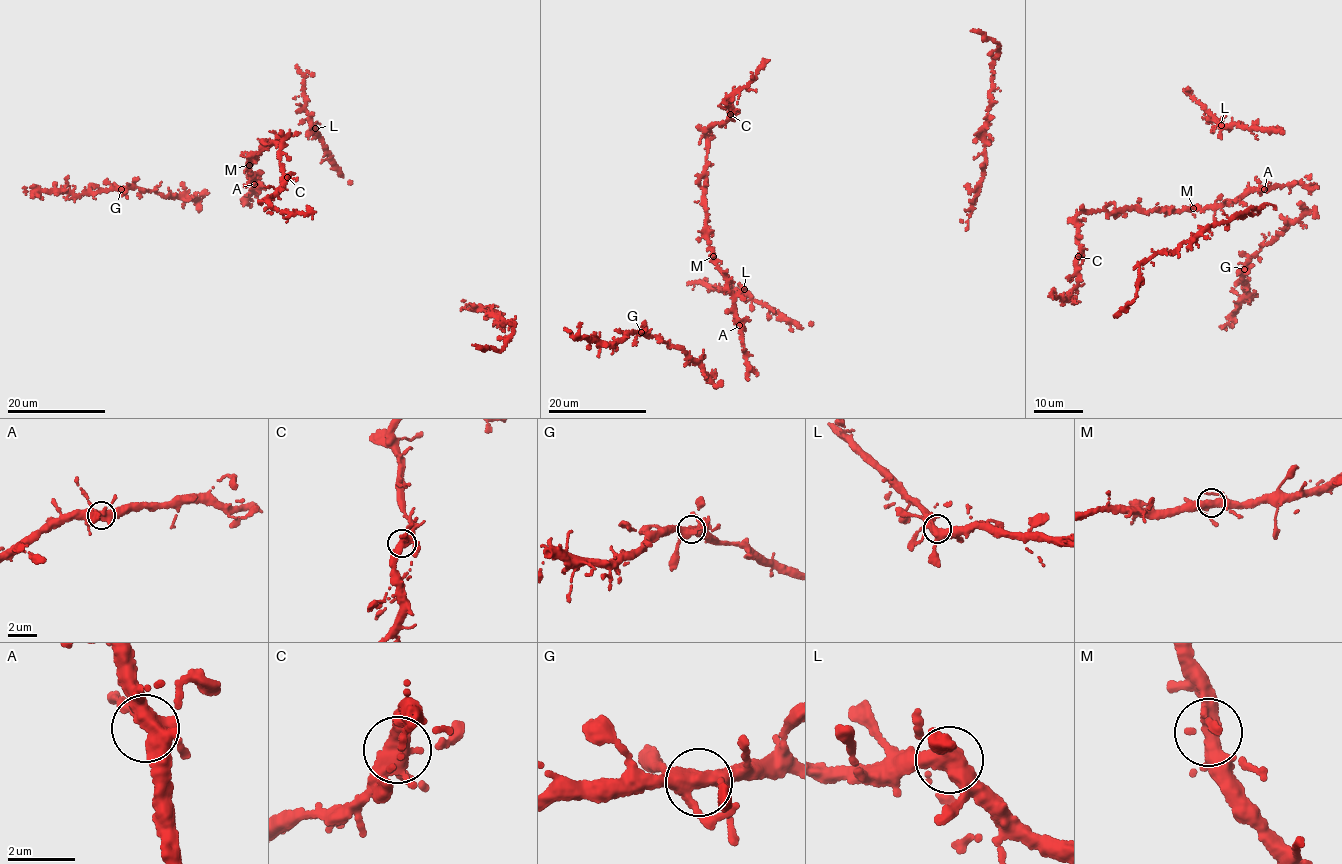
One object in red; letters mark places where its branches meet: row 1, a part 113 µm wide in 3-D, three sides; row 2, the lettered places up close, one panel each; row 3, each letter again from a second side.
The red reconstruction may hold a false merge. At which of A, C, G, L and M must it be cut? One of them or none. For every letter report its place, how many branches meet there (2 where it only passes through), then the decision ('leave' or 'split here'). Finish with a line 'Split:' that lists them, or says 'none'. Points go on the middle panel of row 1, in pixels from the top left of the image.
A: place (739, 325); branches 6; leave
C: place (730, 114); branches 5; leave
G: place (641, 332); branches 5; leave
L: place (744, 289); branches 4; leave
M: place (713, 256); branches 5; leave
Split: none

